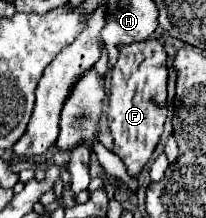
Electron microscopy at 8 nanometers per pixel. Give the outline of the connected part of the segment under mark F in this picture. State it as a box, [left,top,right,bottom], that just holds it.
[108,38,168,178]

